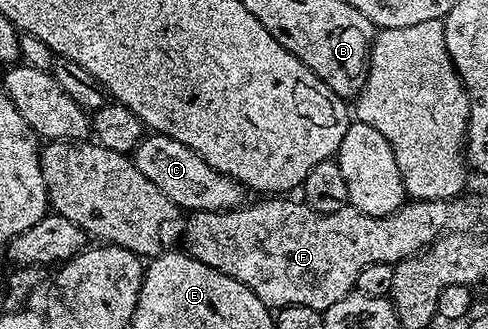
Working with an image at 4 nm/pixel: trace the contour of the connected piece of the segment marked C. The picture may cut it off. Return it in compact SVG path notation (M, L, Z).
M146 136L132 150L131 159L135 167L139 167L139 171L143 171L143 175L147 175L147 179L151 179L151 183L155 183L155 187L159 187L159 191L163 191L163 195L167 195L183 211L226 213L229 209L242 208L246 200L247 193L240 181L213 169L211 163L191 151L191 147L170 137Z

